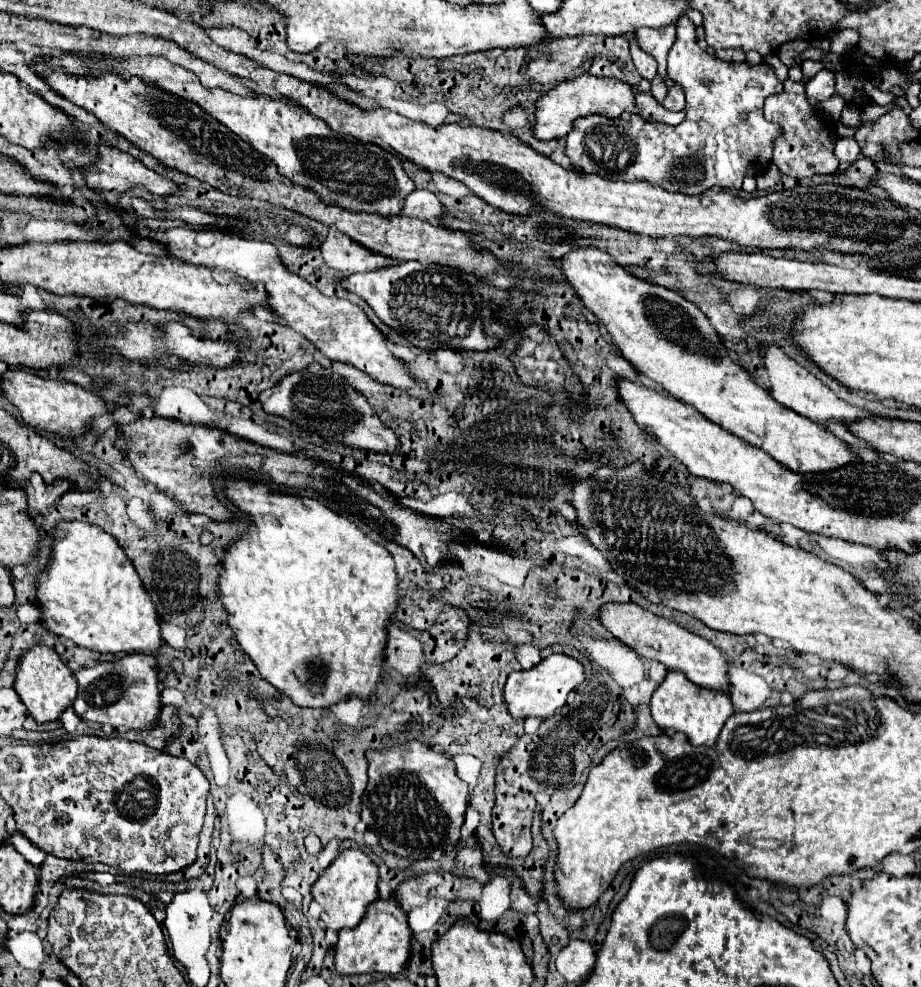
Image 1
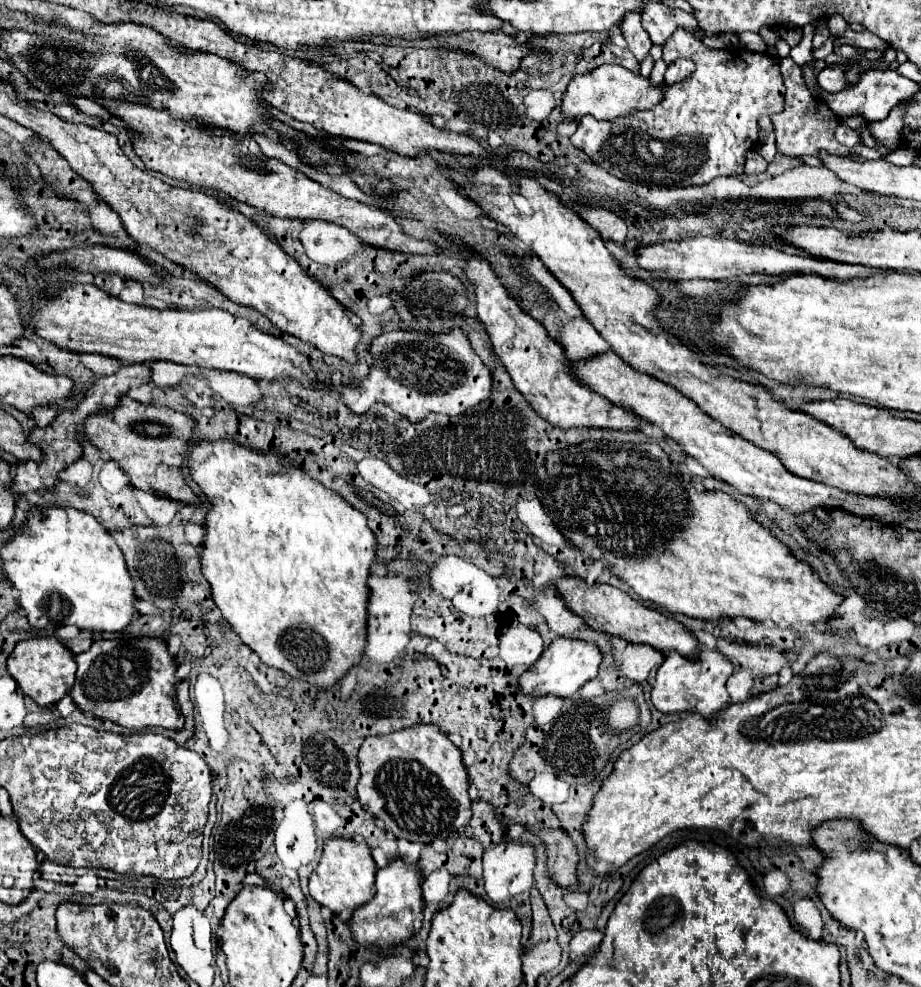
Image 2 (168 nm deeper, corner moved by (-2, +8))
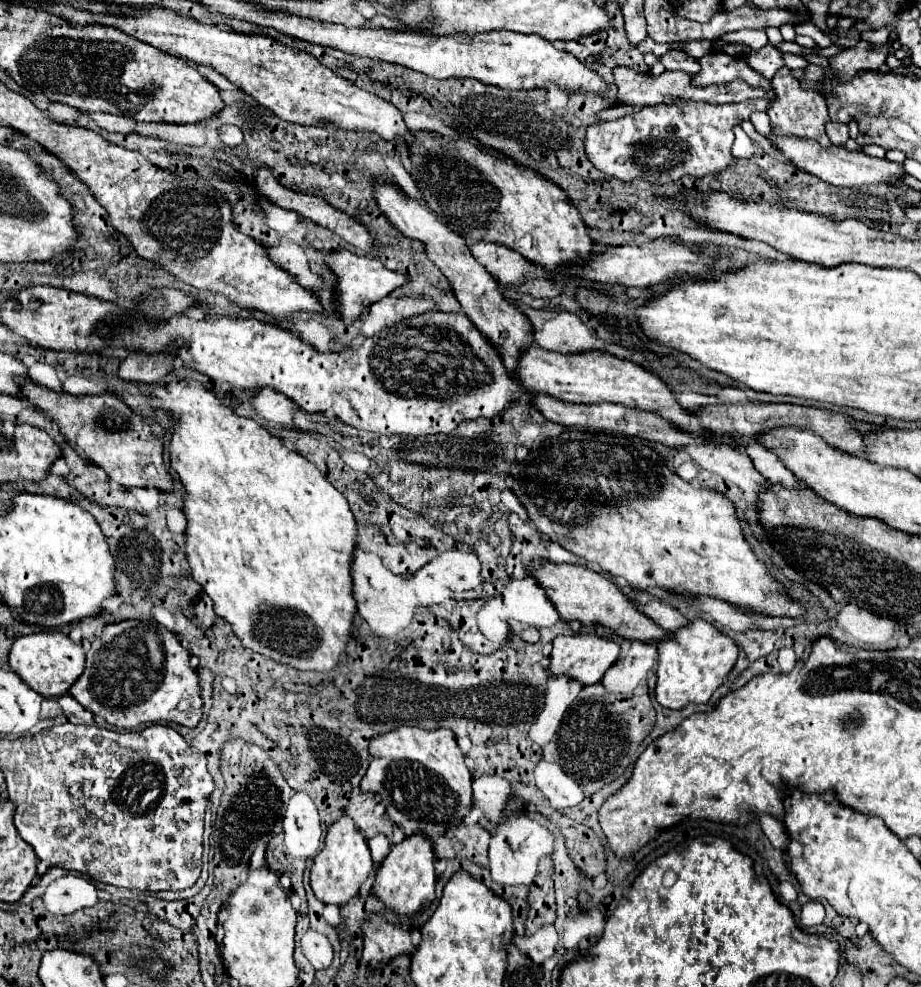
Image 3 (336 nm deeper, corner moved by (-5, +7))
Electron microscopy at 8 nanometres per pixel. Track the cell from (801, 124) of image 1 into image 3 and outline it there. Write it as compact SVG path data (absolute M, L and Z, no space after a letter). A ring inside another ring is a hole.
M782 67L774 79L772 79L772 89L776 93L776 99L768 105L766 113L770 117L770 125L772 125L772 133L774 135L794 135L794 137L808 137L808 139L814 139L818 141L822 147L830 147L830 139L824 131L824 125L826 121L830 119L828 117L828 109L826 109L826 99L816 93L816 91L804 91L800 85L798 85L798 79L794 79L790 75L790 69L788 67Z

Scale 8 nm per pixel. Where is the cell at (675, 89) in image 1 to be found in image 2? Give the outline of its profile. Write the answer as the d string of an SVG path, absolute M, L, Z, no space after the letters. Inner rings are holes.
M677 60L675 64L669 64L669 68L665 72L665 84L667 86L673 86L677 82L683 82L693 72L695 72L695 64L691 60Z

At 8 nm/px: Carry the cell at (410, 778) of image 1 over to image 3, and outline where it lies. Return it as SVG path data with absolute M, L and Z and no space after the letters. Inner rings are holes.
M398 727L386 735L376 735L370 739L370 757L372 763L360 787L362 791L372 791L382 797L388 817L396 825L400 825L406 831L406 835L422 831L426 833L426 837L436 841L444 831L458 825L458 821L462 821L462 817L468 815L472 807L472 775L450 729L424 731L418 727Z

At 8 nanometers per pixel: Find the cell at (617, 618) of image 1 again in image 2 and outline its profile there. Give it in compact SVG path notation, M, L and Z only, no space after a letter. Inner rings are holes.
M563 578L559 580L559 592L561 598L567 602L567 606L579 614L591 628L607 632L611 636L619 636L627 642L643 642L649 644L653 648L657 648L659 652L669 652L669 650L677 650L681 656L697 656L699 652L699 642L697 638L675 618L663 616L653 608L643 606L641 602L635 602L633 598L629 598L623 590L613 588L609 584L595 584L595 586L587 586L585 580L581 578Z

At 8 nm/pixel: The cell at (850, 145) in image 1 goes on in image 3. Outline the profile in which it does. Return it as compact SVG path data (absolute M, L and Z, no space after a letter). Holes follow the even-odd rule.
M828 121L826 123L826 133L834 145L844 145L848 141L848 125L838 123L838 121Z

